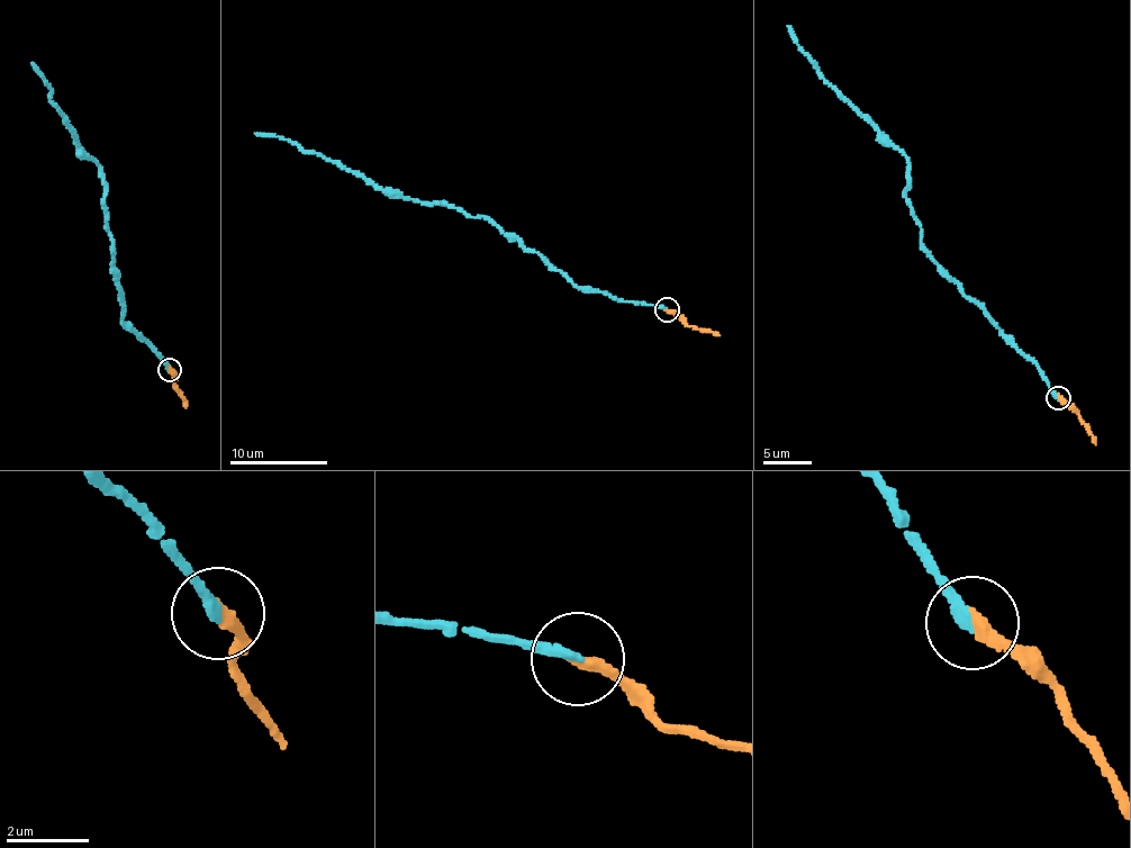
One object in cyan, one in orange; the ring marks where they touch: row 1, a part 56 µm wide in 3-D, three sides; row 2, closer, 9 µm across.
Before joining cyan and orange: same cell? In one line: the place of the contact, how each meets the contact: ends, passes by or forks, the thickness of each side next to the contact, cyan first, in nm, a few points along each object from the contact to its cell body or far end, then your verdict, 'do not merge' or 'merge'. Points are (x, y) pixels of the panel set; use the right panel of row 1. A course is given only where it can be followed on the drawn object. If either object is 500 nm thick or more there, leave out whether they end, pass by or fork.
at (1058, 397); cyan ends there; orange ends there; 280 nm thick on the cyan side, 320 nm on the other; cyan runs (1058, 398), (1036, 363), (935, 263), (920, 242), (921, 224), (906, 197), (908, 163), (837, 93), (787, 26); orange runs (1058, 398), (1080, 416), (1095, 444); merge

